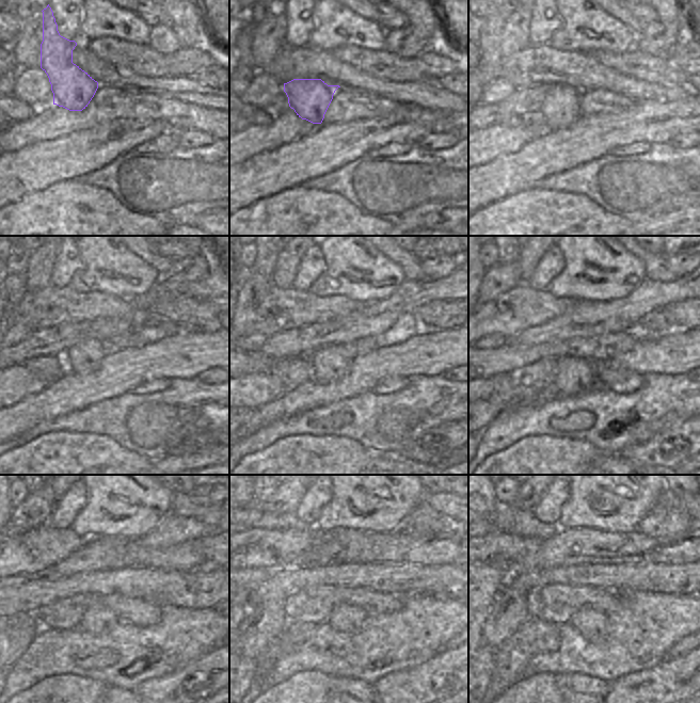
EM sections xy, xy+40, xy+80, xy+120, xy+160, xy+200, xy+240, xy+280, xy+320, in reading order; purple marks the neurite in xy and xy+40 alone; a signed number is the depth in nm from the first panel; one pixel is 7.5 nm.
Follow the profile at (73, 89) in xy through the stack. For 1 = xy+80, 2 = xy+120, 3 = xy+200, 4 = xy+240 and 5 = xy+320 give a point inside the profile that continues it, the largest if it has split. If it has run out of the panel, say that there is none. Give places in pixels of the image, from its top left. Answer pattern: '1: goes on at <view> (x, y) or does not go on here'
1: goes on at xy+80 (560, 109)
2: goes on at xy+120 (84, 357)
3: goes on at xy+200 (573, 376)
4: goes on at xy+240 (97, 619)
5: goes on at xy+320 (592, 624)

